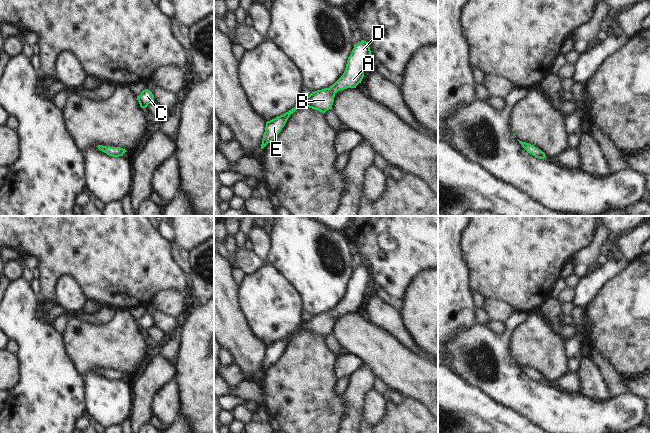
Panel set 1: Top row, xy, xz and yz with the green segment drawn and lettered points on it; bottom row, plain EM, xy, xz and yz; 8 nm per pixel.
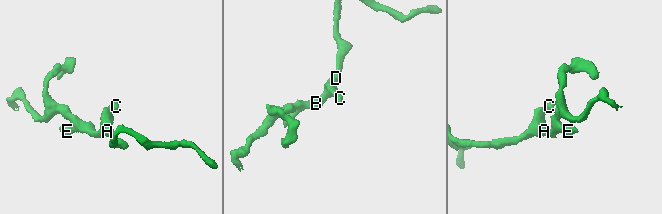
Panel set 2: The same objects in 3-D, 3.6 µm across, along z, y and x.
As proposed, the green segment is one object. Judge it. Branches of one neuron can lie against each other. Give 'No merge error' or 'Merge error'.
No merge error.

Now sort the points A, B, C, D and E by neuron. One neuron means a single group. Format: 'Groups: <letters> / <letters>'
Groups: A B C D E.

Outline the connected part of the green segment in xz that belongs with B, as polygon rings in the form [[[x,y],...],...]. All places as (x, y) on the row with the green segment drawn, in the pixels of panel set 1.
[[[362,40],[361,42],[354,44],[354,48],[348,57],[343,75],[333,85],[329,88],[314,91],[309,96],[303,96],[294,108],[285,114],[266,122],[261,149],[263,149],[281,132],[290,115],[297,109],[309,107],[322,113],[332,109],[335,94],[339,90],[356,88],[356,86],[361,83],[364,77],[366,63],[371,55],[368,42]]]

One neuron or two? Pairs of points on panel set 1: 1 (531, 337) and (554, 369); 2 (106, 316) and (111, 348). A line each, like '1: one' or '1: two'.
1: one
2: two

